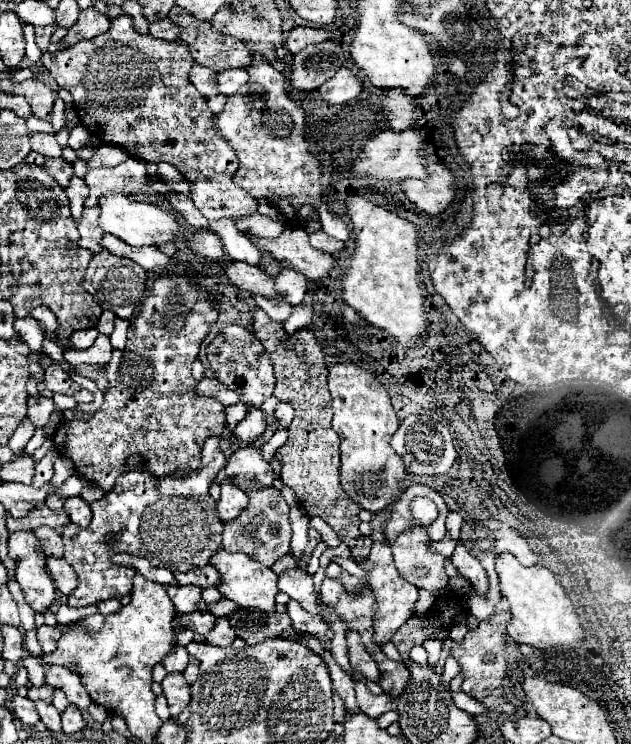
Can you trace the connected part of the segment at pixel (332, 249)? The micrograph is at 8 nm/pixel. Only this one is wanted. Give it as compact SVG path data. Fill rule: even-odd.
M323 230L309 234L309 244L311 244L313 248L317 248L317 250L323 250L323 252L329 252L329 254L341 252L341 250L345 248L345 244L343 244L343 242L339 242L339 240L335 240L335 238L327 236Z

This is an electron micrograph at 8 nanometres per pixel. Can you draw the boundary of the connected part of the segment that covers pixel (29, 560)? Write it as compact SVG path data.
M13 532L9 536L9 556L17 562L15 578L23 590L25 602L39 614L45 614L57 600L57 588L45 568L45 558L35 550L33 532Z

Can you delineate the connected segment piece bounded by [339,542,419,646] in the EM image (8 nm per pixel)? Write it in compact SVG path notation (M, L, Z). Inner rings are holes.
M375 542L373 544L373 552L369 554L369 558L361 564L363 570L367 570L367 576L355 578L355 576L339 576L345 592L349 594L357 594L363 588L369 588L375 596L375 644L383 646L391 640L391 636L409 620L415 616L415 602L419 598L419 592L413 584L409 584L407 580L403 580L399 576L399 572L395 572L395 562L391 556L391 546L387 542Z

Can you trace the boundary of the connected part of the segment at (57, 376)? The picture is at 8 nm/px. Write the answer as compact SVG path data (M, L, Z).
M51 364L45 368L45 386L51 392L73 396L73 398L77 398L77 402L93 402L93 394L79 388L59 364Z

